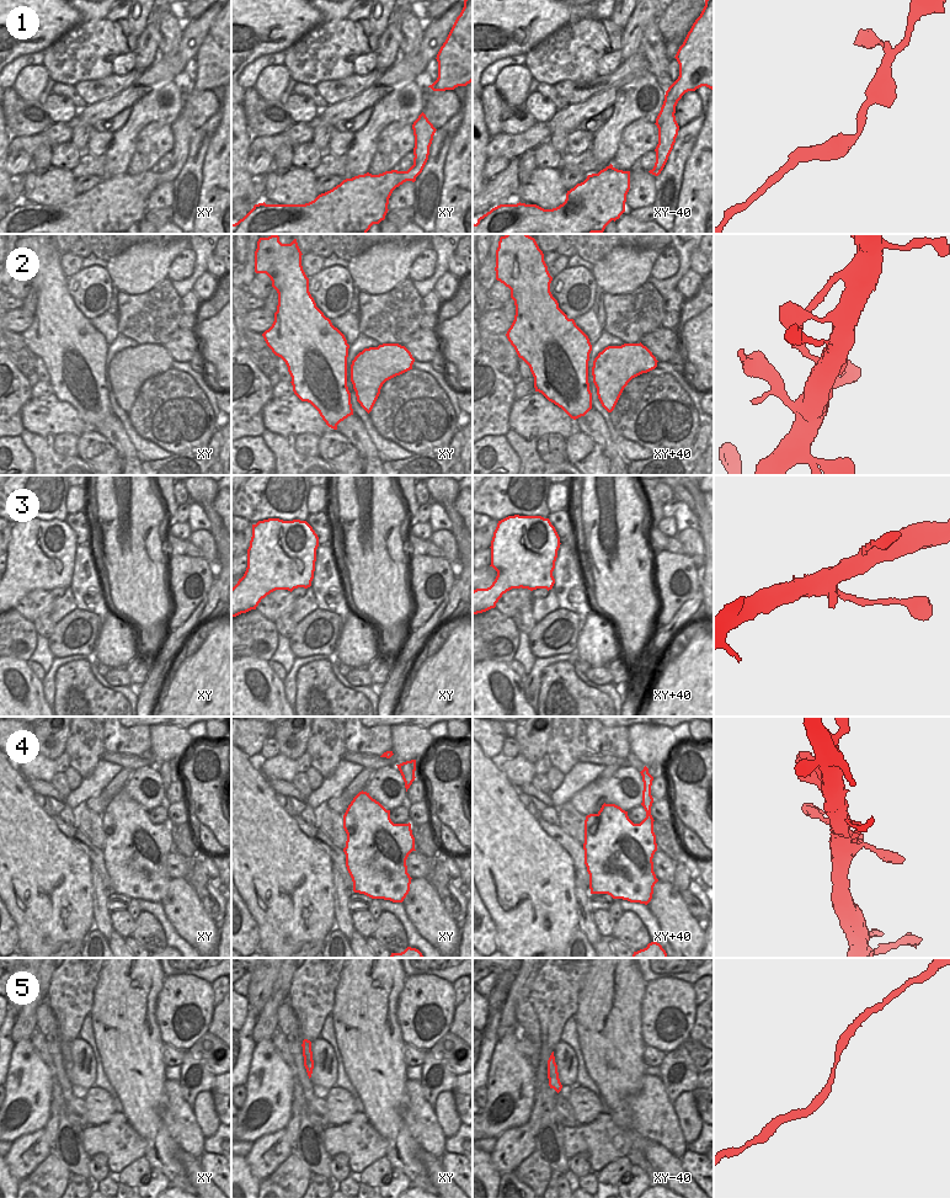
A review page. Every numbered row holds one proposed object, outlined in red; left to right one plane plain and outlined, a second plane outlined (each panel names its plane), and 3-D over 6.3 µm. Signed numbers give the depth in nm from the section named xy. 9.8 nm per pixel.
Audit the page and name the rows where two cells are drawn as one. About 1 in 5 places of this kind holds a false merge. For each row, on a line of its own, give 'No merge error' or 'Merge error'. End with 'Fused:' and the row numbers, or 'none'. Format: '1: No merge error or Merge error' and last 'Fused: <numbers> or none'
1: No merge error
2: No merge error
3: No merge error
4: Merge error
5: No merge error
Fused: 4

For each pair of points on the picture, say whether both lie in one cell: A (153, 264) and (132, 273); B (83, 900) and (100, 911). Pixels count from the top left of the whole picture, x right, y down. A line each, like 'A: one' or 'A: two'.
A: one
B: two

